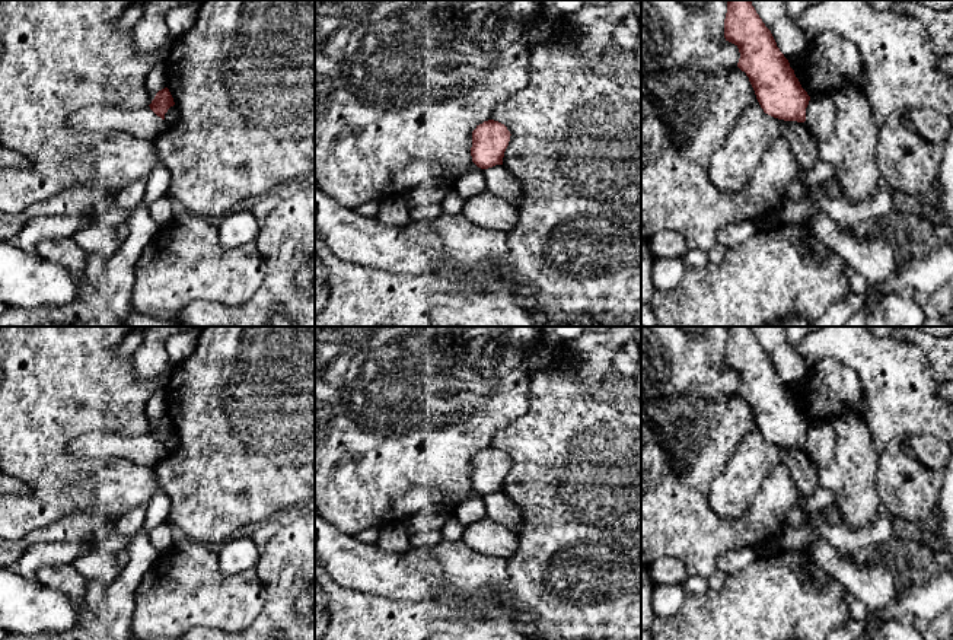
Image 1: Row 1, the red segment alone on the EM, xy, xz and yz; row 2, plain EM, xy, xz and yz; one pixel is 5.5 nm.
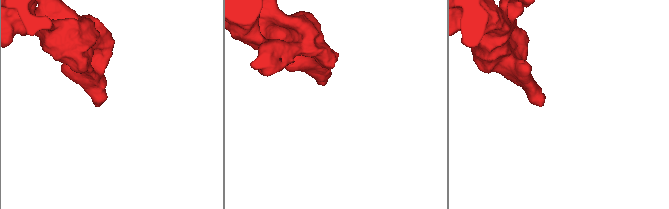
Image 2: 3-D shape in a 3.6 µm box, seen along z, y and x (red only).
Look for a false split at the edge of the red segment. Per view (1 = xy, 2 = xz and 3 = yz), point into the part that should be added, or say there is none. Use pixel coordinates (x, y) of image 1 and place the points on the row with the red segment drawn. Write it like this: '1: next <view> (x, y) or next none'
1: next none
2: next none
3: next none

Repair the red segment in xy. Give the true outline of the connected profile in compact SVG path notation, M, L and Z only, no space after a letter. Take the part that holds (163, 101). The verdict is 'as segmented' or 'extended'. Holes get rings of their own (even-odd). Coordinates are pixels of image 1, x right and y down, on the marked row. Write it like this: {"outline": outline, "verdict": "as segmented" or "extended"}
{"outline": "M165 87L156 93L154 99L152 101L152 104L149 106L157 117L165 120L165 114L173 105L175 105L173 98L172 98L169 89Z", "verdict": "as segmented"}

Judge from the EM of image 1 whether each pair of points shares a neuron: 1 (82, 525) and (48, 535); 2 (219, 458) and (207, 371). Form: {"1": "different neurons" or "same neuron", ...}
{"1": "same neuron", "2": "same neuron"}

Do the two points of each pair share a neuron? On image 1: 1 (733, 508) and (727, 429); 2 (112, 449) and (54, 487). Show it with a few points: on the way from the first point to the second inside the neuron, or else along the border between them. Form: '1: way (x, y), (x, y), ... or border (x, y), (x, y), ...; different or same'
1: border (751, 432), (743, 438), (722, 474), (710, 487); different
2: border (66, 445), (75, 455), (127, 458), (131, 462); different

